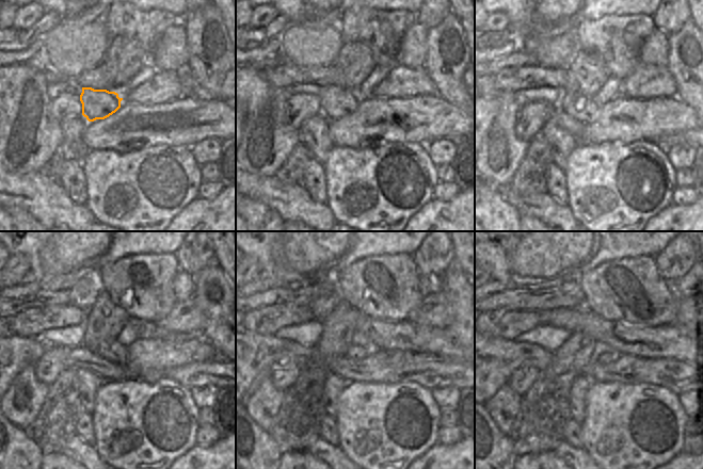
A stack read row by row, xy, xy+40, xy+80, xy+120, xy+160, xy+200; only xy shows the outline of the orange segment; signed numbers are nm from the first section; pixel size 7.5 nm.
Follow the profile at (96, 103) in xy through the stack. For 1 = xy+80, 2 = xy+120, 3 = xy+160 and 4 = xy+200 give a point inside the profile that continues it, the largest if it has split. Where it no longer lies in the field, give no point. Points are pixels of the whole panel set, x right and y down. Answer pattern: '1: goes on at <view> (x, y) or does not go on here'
1: goes on at xy+80 (584, 109)
2: goes on at xy+120 (112, 351)
3: goes on at xy+160 (355, 353)
4: goes on at xy+200 (605, 358)

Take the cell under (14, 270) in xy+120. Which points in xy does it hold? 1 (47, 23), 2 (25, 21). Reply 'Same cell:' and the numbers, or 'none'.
Same cell: 2

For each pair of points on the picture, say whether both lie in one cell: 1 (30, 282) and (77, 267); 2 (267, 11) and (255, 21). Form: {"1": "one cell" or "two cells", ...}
{"1": "two cells", "2": "one cell"}

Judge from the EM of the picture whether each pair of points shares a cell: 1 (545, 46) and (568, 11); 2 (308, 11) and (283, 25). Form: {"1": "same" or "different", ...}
{"1": "different", "2": "different"}

